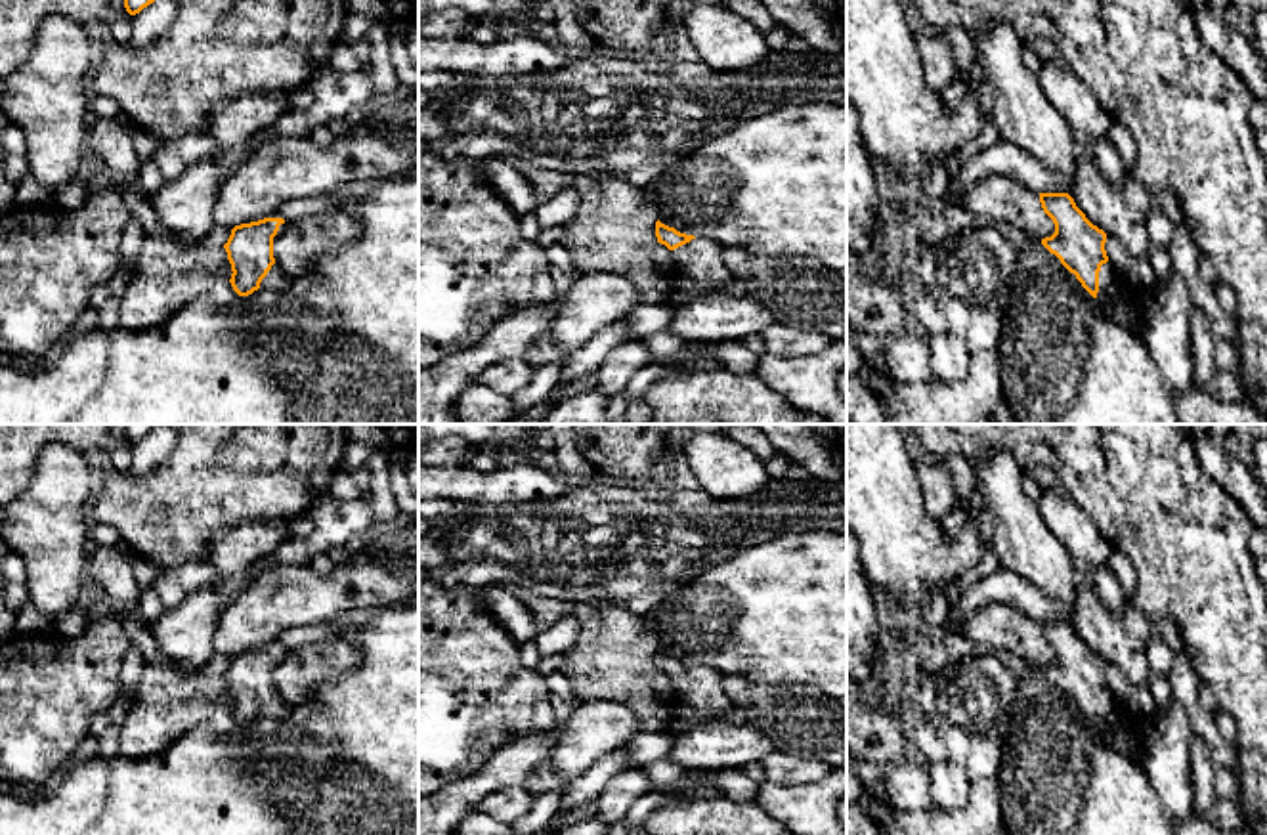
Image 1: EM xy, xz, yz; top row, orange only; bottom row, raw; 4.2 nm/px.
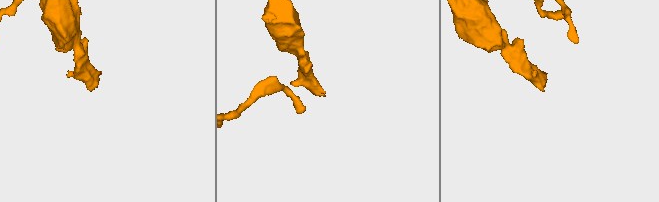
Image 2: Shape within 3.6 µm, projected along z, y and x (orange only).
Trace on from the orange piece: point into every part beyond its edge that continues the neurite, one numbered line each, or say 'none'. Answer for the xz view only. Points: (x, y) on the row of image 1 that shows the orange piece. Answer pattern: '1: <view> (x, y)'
1: xz (702, 260)

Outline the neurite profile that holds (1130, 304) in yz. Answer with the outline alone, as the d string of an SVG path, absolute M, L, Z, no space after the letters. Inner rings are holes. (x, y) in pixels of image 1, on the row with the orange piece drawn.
M1120 275L1114 279L1114 296L1106 304L1108 313L1129 331L1143 336L1147 310L1150 304L1150 290L1139 289L1124 281Z

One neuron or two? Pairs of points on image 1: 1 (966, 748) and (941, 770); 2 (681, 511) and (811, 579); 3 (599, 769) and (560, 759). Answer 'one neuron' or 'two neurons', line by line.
1: two neurons
2: two neurons
3: two neurons

